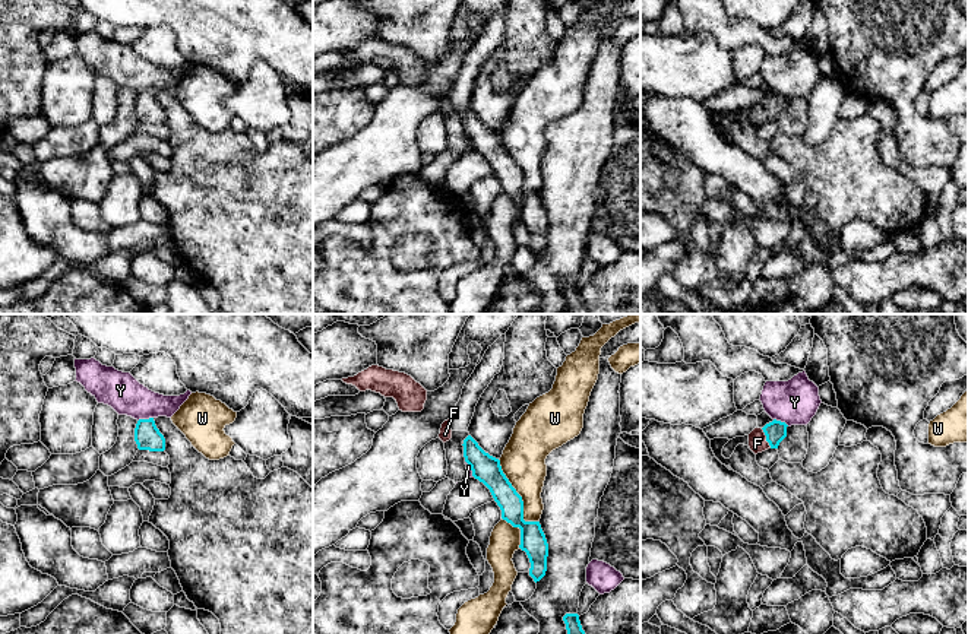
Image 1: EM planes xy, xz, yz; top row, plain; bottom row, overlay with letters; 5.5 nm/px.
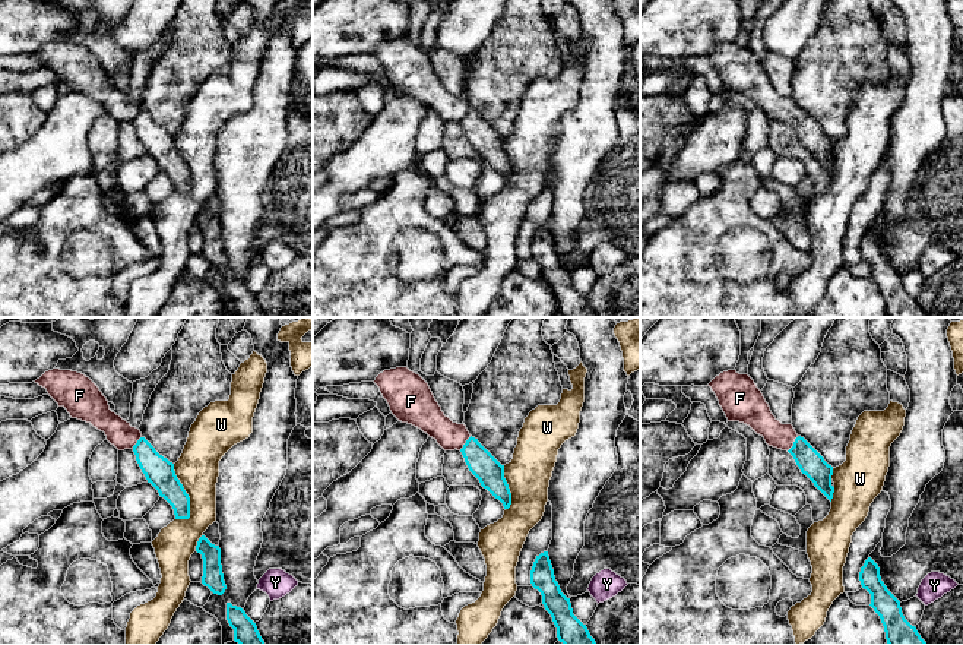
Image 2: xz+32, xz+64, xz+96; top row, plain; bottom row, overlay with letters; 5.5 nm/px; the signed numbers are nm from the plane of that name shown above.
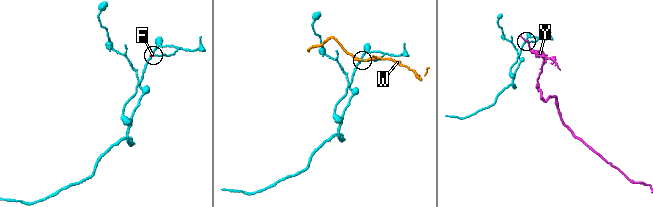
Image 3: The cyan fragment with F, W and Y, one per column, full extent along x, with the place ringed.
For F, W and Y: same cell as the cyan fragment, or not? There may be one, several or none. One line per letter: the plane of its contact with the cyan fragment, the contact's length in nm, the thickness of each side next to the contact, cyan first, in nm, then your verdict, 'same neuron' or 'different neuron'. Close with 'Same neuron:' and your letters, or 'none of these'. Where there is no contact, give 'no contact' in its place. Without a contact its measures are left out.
F: yz | 130 nm | 120/100 nm | same neuron
W: xz | 420 nm | 150/240 nm | different neuron
Y: xy | 90 nm | 140/200 nm | different neuron
Same neuron: F

